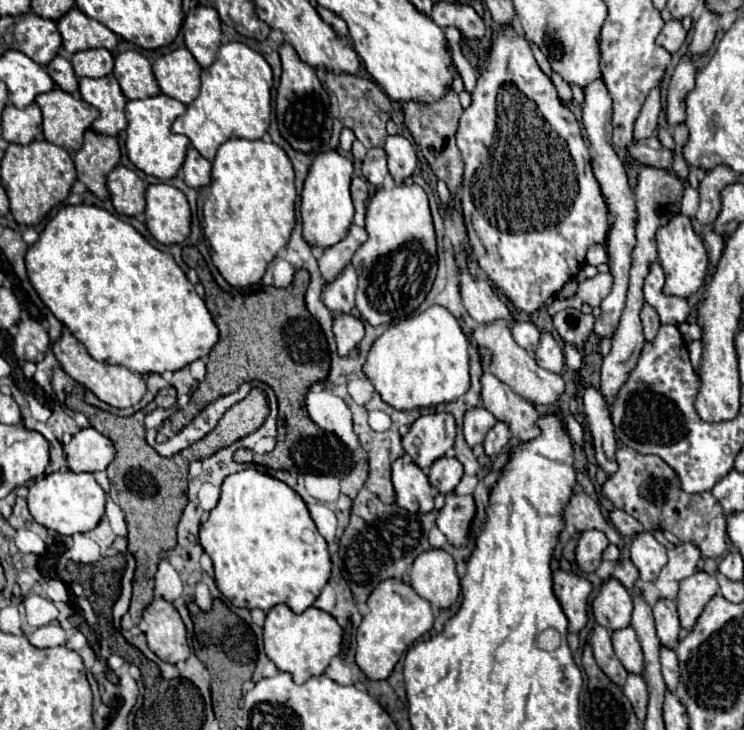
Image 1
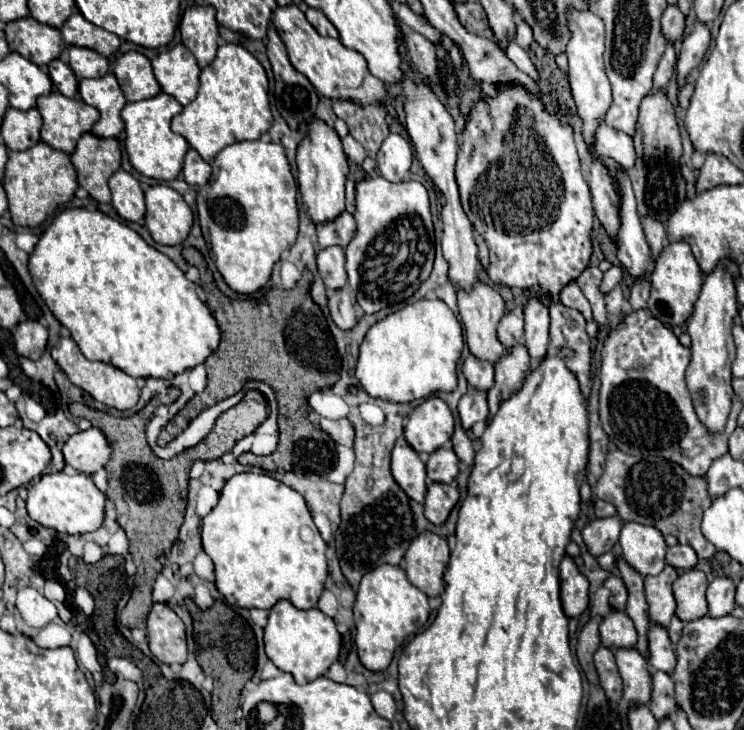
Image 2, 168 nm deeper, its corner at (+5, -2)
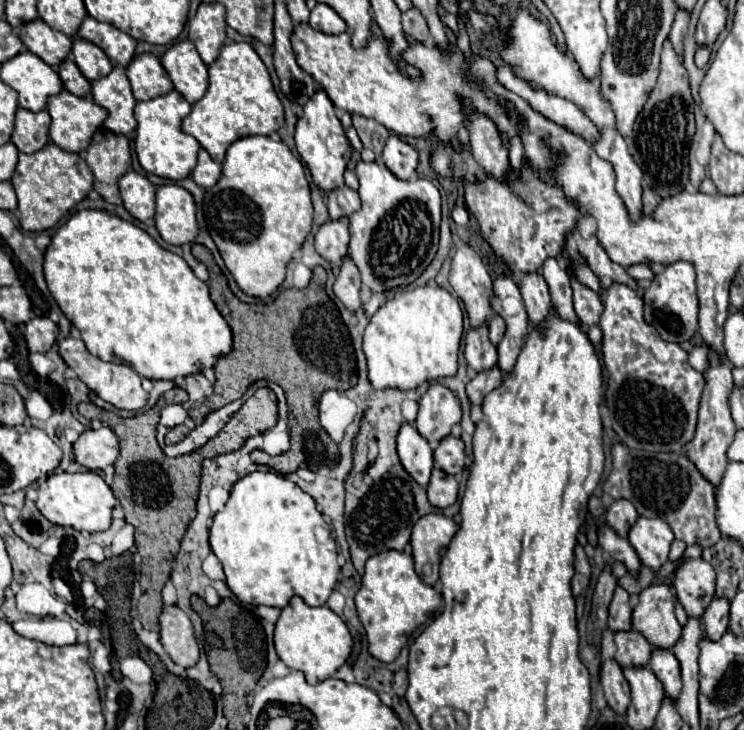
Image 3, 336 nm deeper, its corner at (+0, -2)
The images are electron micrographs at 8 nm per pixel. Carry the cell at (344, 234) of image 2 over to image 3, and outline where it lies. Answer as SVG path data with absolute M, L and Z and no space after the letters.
M340 186L334 188L330 192L326 192L326 206L330 212L330 218L334 220L334 216L350 216L352 212L356 212L360 208L360 198L358 192L352 190L350 186Z

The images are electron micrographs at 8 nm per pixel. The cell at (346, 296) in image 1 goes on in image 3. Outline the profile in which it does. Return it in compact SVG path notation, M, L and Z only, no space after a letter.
M348 218L328 220L316 232L316 252L328 262L340 266L340 262L348 254L348 240Z

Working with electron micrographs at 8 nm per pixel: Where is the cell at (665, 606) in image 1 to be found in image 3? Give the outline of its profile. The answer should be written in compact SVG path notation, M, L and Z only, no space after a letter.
M654 648L652 658L648 662L648 668L664 684L666 696L676 702L678 694L680 694L680 688L682 688L682 680L680 680L680 664L678 664L674 652L672 650Z

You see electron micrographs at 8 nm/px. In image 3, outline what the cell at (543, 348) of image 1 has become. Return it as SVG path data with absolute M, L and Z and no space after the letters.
M540 272L524 274L520 280L520 292L522 292L524 304L526 304L530 322L538 324L538 320L542 320L542 316L546 316L546 312L550 312L550 304L552 304L546 280L540 276Z

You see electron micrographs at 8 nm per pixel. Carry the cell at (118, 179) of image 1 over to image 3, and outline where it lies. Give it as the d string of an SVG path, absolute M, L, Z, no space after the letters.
M128 170L120 178L118 186L120 186L122 200L124 200L124 208L136 220L146 222L148 218L154 216L154 206L156 206L154 194L156 194L156 188L146 176L142 176L142 174L134 172L134 170Z

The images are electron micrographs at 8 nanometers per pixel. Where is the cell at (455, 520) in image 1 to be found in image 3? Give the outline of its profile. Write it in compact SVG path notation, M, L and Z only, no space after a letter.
M436 464L432 470L432 478L428 484L428 500L436 508L446 508L456 502L458 498L458 482L454 476L442 472L442 468Z

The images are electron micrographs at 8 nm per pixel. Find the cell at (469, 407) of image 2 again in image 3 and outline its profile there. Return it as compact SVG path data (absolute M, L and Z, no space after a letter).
M496 364L494 368L490 368L490 370L482 370L482 372L478 372L470 382L468 382L468 386L466 386L466 392L468 392L468 398L470 398L470 402L472 404L482 404L482 400L484 400L484 396L488 394L488 392L492 392L494 388L498 388L498 380L502 380L502 370L500 370L500 366Z

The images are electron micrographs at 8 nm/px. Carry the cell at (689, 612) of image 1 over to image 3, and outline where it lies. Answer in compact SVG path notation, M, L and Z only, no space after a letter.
M686 558L676 568L674 590L688 616L702 616L714 598L714 568L702 558Z

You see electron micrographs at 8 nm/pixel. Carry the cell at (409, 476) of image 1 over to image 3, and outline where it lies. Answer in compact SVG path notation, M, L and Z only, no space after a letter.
M410 422L402 424L402 428L398 432L398 456L404 464L404 468L410 472L410 476L414 476L414 480L418 484L426 486L430 480L432 466L434 466L432 448L430 448L428 440L422 438L420 432L416 430L416 426Z

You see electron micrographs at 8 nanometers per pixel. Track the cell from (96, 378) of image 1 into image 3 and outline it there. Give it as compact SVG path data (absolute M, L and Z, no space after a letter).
M72 336L64 338L60 342L60 356L64 358L64 362L76 372L76 376L90 388L94 390L102 400L110 402L116 408L124 408L124 410L140 410L146 406L148 402L148 392L144 392L142 384L140 384L140 376L124 364L114 364L114 362L104 362L96 356L92 356L82 340L76 340Z

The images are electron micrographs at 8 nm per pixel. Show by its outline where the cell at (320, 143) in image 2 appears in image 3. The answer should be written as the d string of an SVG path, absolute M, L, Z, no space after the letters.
M318 90L306 104L304 104L304 112L296 122L296 150L300 154L300 158L306 162L312 180L326 192L326 188L338 188L338 184L344 184L344 170L346 164L350 160L350 142L344 134L344 128L340 124L340 120L336 118L334 112L334 104L328 98L326 90Z

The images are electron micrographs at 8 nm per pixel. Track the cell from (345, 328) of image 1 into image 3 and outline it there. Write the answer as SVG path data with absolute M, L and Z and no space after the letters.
M350 256L342 260L340 272L334 282L334 294L344 302L348 310L354 312L360 308L360 272Z

